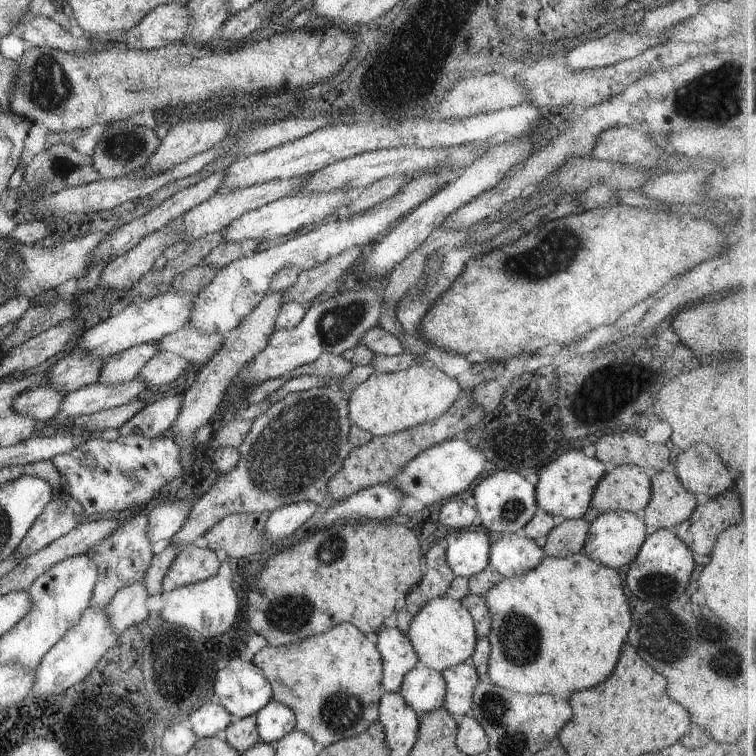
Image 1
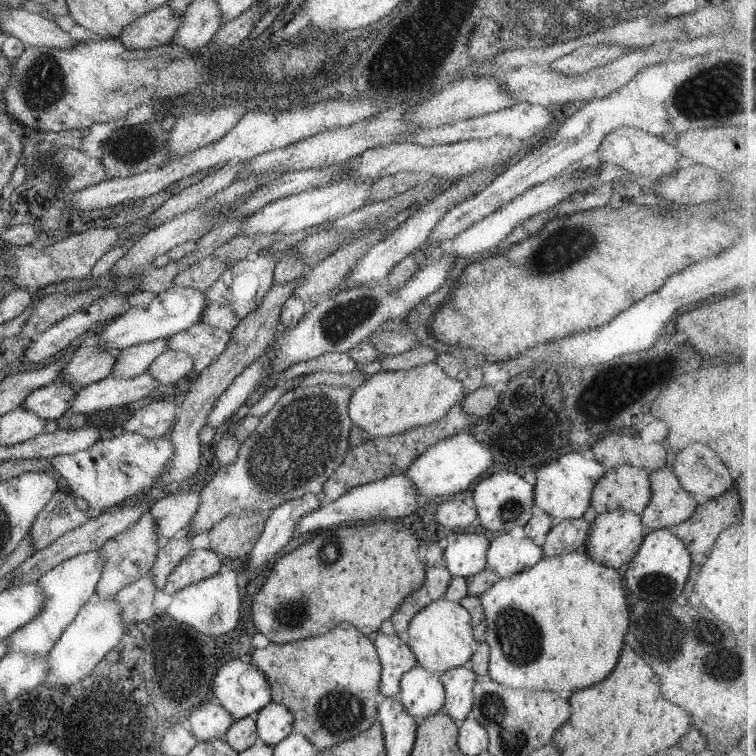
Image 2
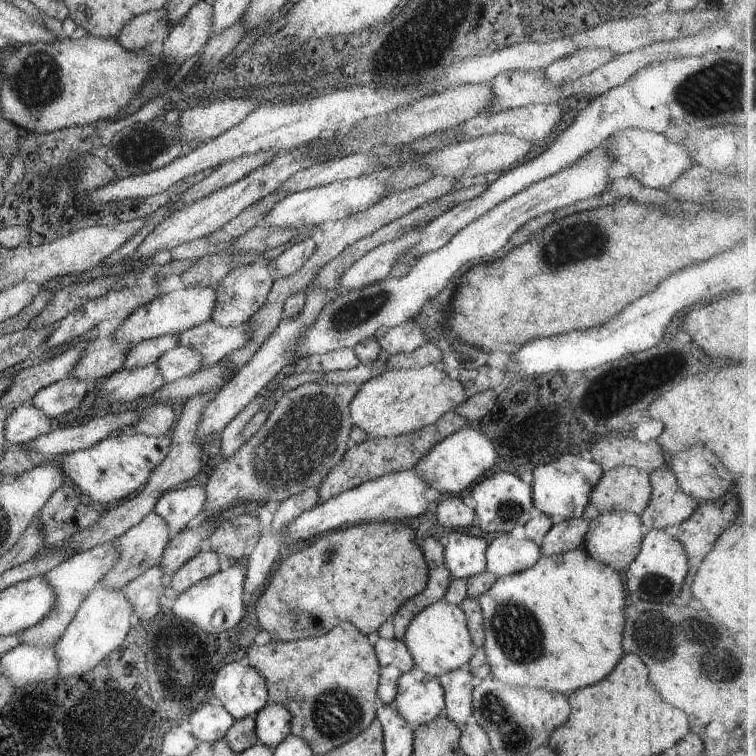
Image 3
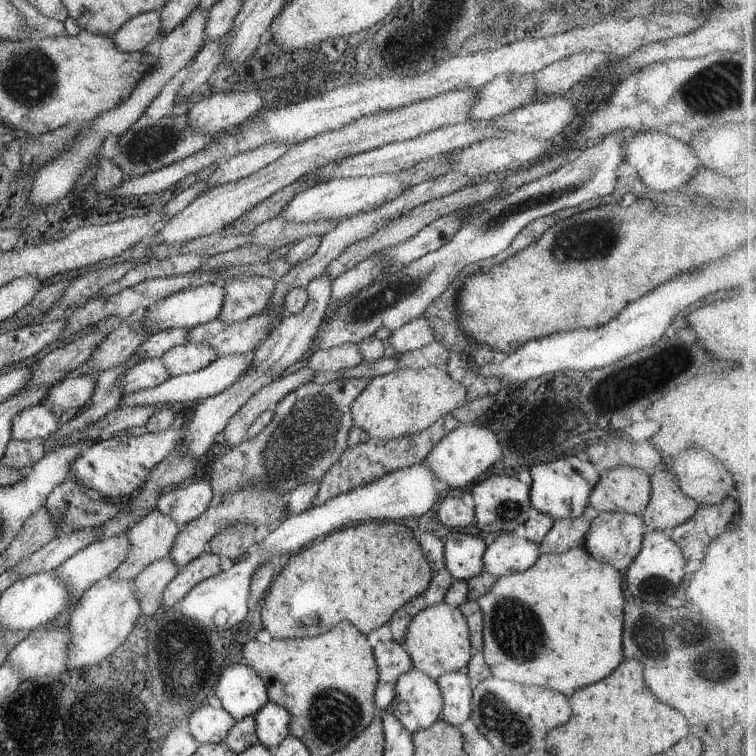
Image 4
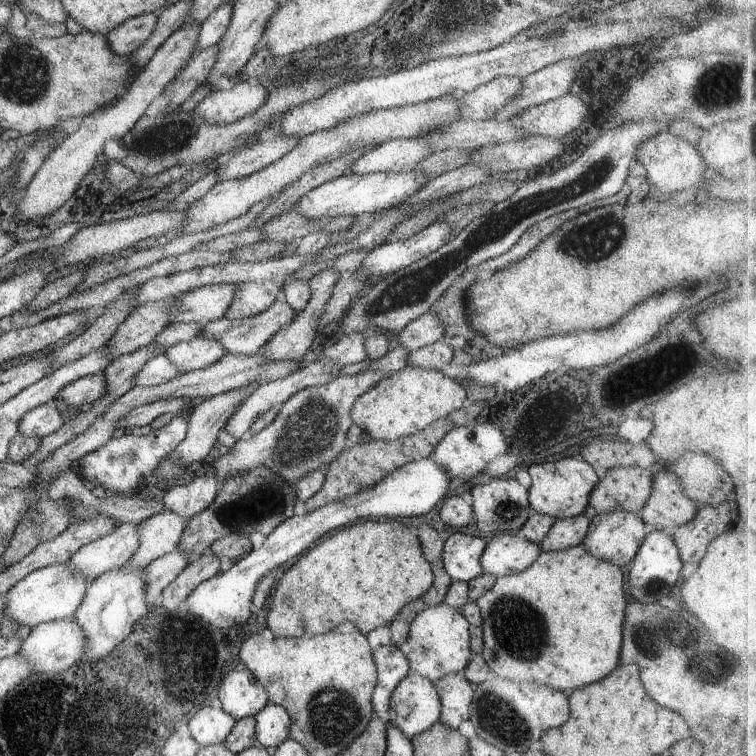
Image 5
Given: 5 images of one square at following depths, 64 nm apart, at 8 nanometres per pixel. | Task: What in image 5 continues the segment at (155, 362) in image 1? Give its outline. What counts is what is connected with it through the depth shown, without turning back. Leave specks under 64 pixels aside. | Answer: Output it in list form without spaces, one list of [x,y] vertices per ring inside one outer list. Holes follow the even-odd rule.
[[[198,335],[192,340],[176,344],[165,350],[164,355],[182,373],[203,370],[219,362],[226,354],[225,347],[215,339]]]

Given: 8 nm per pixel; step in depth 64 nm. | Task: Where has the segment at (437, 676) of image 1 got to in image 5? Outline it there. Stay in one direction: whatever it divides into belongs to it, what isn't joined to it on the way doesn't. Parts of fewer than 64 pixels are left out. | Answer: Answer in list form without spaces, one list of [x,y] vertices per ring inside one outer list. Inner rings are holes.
[[[409,673],[398,682],[390,698],[390,720],[410,741],[440,721],[440,696],[436,686],[420,674]]]

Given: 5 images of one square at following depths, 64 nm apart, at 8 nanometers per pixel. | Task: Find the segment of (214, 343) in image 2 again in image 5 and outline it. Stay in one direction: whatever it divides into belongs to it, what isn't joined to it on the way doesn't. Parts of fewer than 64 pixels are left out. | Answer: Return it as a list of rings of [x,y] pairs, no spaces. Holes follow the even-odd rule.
[[[279,299],[268,310],[251,318],[235,320],[224,316],[211,321],[203,326],[198,335],[219,341],[232,355],[257,355],[260,348],[265,346],[274,337],[274,334],[279,332],[280,328],[288,326],[297,318],[297,314],[298,311],[289,306],[283,299]]]

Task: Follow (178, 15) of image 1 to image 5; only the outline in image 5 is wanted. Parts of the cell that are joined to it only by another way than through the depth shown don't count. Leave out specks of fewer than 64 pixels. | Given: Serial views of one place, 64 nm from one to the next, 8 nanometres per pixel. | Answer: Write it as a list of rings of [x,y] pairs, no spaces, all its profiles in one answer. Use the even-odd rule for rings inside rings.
[[[147,13],[121,23],[105,36],[109,50],[118,56],[130,55],[148,40],[158,20],[158,14]]]

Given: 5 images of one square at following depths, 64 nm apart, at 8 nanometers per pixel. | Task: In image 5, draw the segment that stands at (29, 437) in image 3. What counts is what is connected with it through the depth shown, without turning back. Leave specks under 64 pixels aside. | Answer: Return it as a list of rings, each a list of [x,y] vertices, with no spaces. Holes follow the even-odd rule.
[[[54,400],[30,410],[19,423],[19,433],[44,439],[65,424]]]

